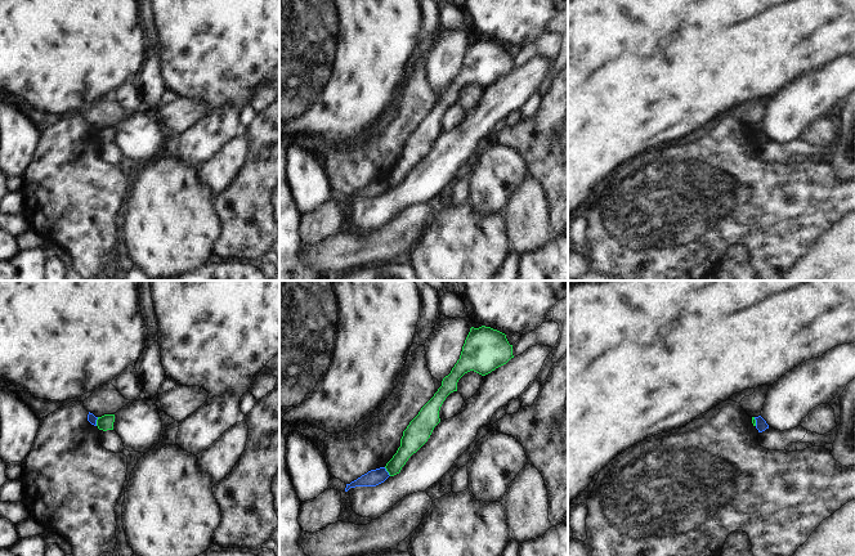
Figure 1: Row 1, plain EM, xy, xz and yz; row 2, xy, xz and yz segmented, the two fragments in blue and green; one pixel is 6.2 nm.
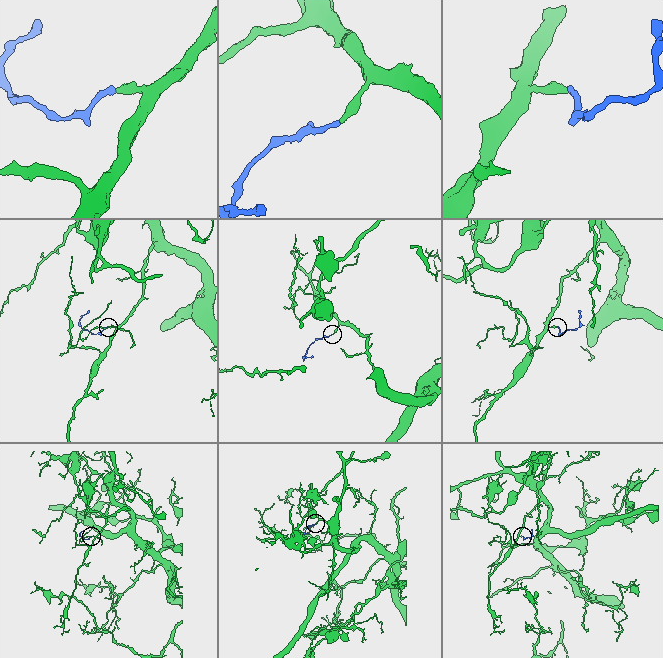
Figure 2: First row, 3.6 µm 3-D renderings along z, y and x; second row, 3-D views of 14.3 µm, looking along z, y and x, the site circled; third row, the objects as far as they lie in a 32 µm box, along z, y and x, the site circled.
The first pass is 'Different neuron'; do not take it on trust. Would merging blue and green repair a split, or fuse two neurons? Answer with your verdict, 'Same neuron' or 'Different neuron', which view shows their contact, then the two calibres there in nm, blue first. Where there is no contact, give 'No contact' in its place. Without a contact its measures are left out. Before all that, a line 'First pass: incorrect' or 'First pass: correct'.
First pass: correct
Different neuron. Touches blue in xz. Thickness 100 nm (blue) against 140 nm.

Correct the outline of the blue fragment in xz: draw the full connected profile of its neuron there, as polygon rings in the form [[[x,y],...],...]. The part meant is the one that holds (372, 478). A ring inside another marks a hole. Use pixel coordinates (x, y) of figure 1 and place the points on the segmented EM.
[[[385,467],[371,470],[357,480],[352,481],[350,484],[346,484],[345,492],[355,486],[376,486],[384,483],[389,476],[390,475]]]

